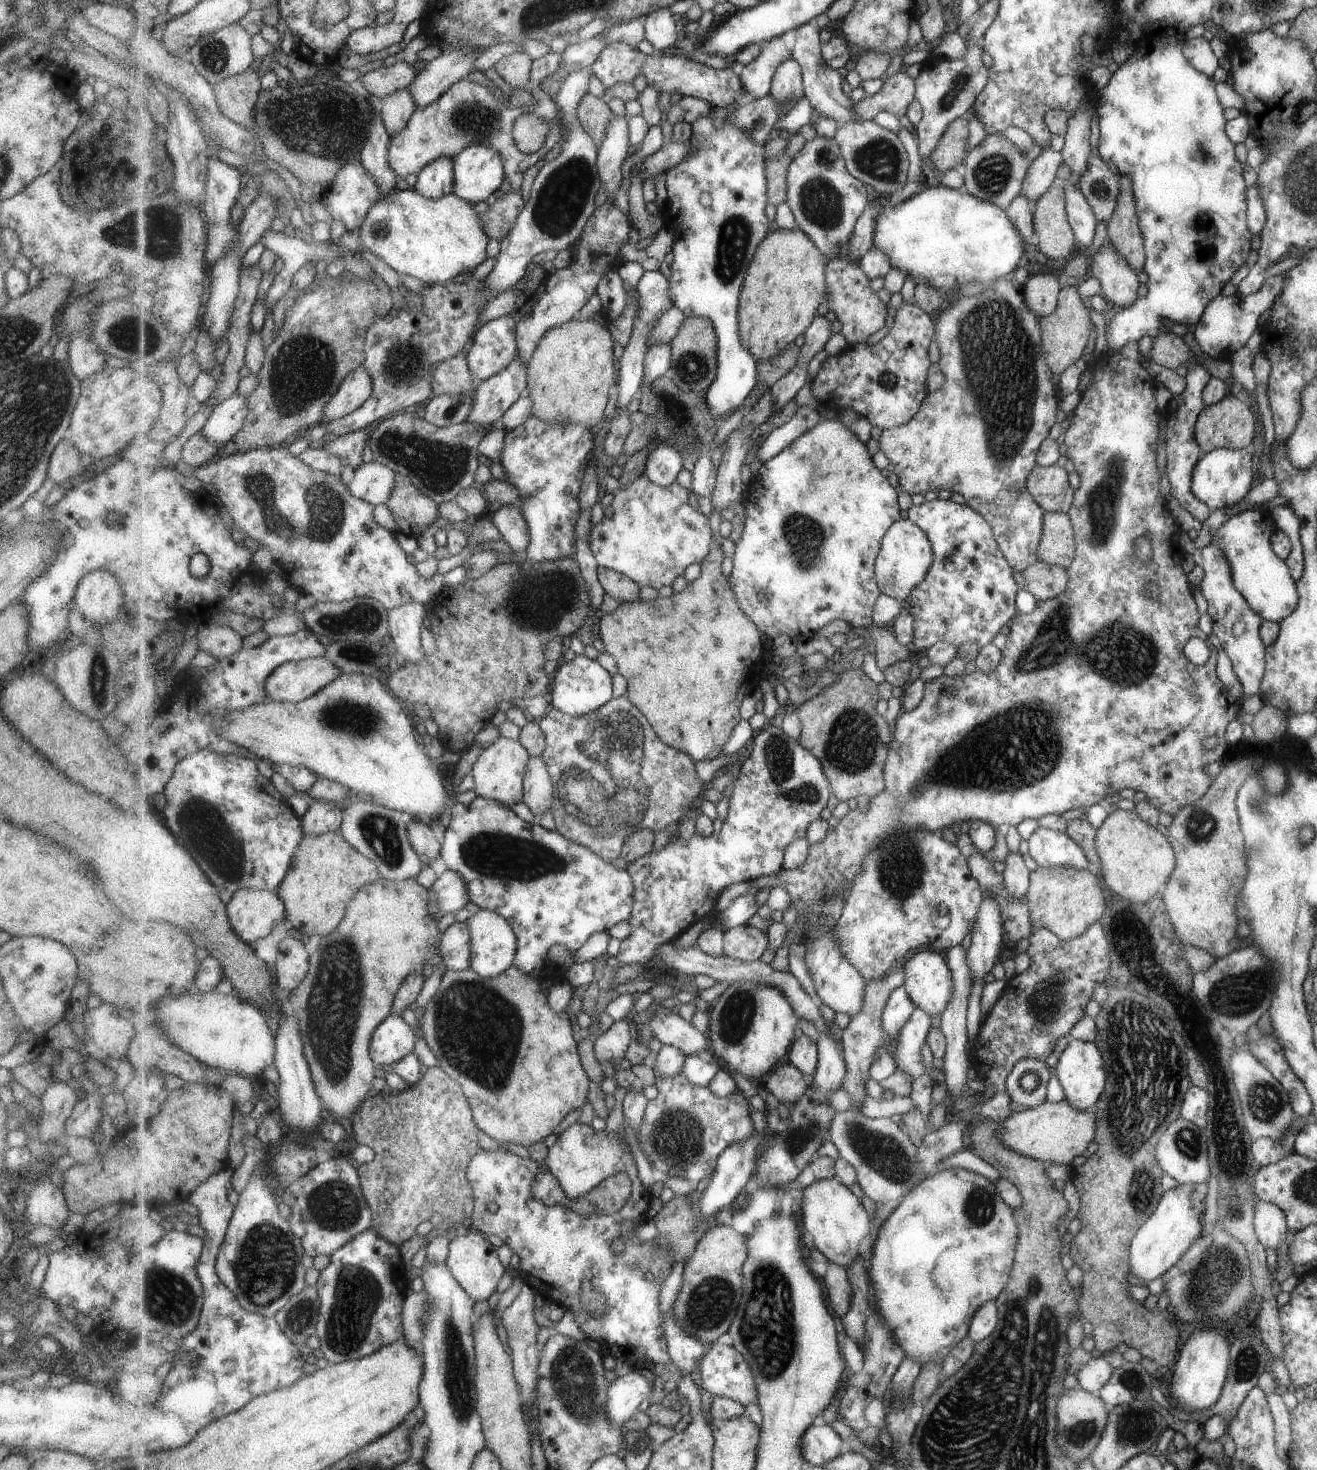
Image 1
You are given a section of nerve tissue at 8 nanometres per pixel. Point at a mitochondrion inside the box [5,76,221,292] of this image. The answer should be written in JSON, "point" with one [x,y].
{"point":[158,231]}

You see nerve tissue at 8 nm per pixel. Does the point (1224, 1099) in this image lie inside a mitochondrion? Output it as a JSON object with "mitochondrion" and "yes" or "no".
{"mitochondrion":"yes"}

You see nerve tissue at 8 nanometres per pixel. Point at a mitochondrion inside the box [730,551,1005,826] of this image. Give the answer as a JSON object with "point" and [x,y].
{"point":[853,740]}

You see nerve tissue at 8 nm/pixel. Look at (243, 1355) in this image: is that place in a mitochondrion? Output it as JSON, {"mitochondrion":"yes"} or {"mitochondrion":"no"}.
{"mitochondrion":"no"}

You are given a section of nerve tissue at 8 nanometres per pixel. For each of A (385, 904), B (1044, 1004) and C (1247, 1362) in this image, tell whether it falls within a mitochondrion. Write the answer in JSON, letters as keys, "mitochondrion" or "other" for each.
{"A":"other","B":"mitochondrion","C":"mitochondrion"}

